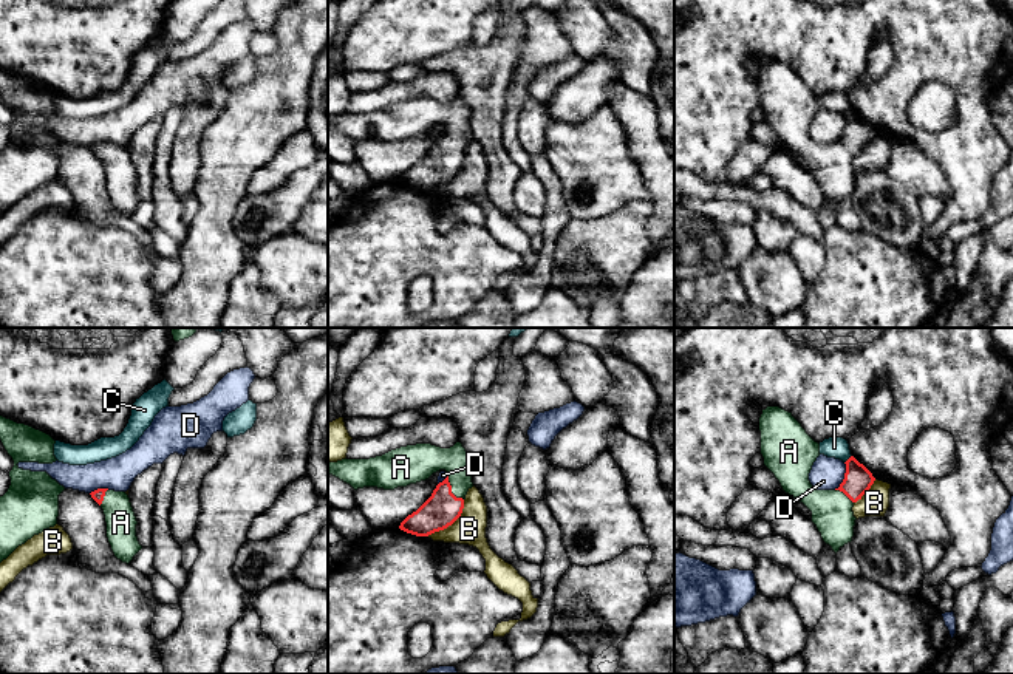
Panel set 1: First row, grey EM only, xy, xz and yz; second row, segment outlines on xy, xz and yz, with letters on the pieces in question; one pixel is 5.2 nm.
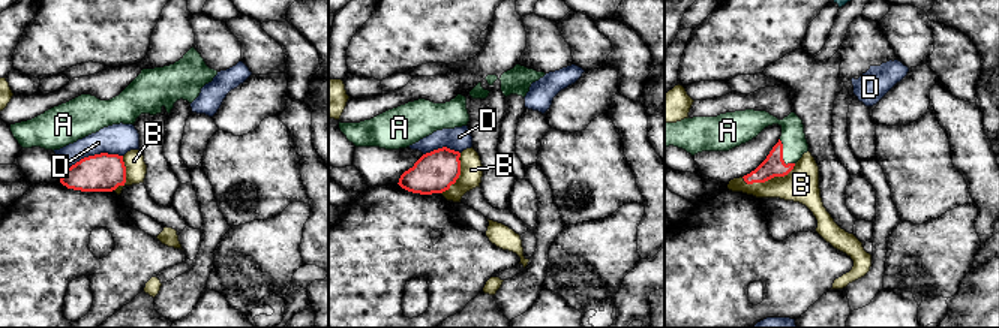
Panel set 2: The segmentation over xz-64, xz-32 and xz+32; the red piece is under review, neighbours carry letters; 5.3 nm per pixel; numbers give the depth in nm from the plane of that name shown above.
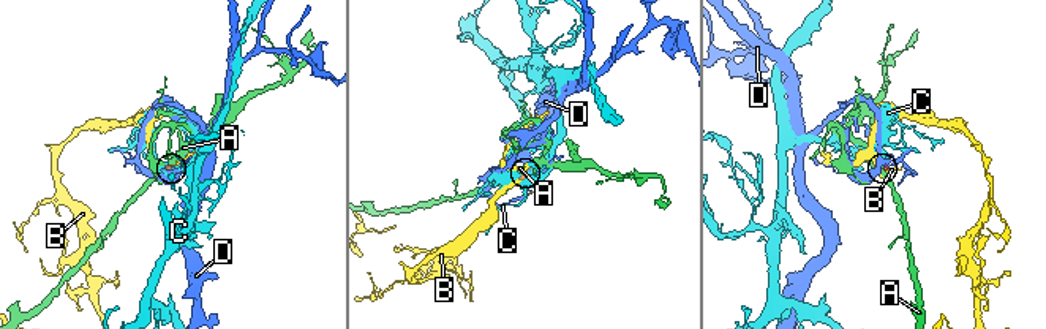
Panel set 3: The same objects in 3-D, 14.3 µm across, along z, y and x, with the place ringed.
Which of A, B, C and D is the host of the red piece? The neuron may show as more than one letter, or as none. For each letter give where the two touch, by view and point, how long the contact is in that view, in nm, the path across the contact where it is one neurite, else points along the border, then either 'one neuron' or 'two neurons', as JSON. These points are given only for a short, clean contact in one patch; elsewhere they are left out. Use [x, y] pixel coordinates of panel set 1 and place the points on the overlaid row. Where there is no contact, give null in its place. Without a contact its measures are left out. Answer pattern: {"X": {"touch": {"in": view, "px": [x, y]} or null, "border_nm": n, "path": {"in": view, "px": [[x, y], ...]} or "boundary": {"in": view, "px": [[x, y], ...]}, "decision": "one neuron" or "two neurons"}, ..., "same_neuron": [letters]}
{"A": {"touch": {"in": "xz", "px": [450, 489]}, "border_nm": 160, "path": {"in": "xz", "px": [[443, 507], [450, 489], [443, 464], [410, 464]]}, "decision": "one neuron"}, "B": {"touch": {"in": "xz", "px": [450, 524]}, "border_nm": 280, "boundary": {"in": "xz", "px": [[464, 500], [461, 514], [450, 524], [427, 535]]}, "decision": "two neurons"}, "C": {"touch": {"in": "yz", "px": [848, 459]}, "border_nm": 60, "boundary": {"in": "yz", "px": [[851, 455], [845, 462]]}, "decision": "two neurons"}, "D": {"touch": {"in": "yz", "px": [845, 476]}, "border_nm": 160, "boundary": {"in": "yz", "px": [[845, 462], [845, 478], [834, 489]]}, "decision": "two neurons"}, "same_neuron": ["A"]}

